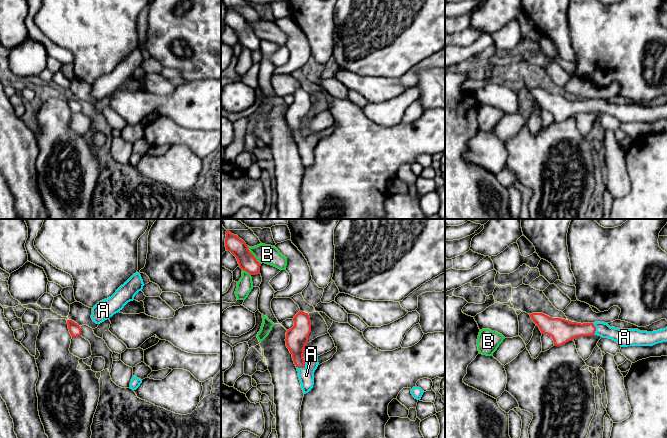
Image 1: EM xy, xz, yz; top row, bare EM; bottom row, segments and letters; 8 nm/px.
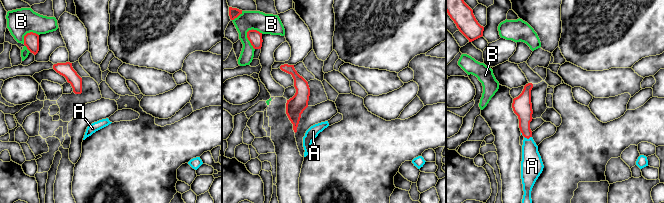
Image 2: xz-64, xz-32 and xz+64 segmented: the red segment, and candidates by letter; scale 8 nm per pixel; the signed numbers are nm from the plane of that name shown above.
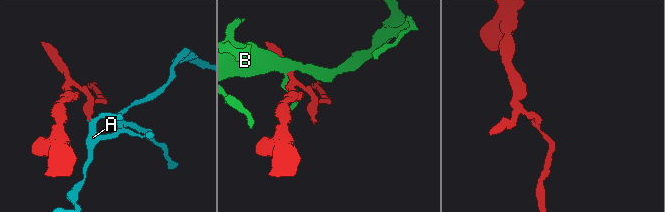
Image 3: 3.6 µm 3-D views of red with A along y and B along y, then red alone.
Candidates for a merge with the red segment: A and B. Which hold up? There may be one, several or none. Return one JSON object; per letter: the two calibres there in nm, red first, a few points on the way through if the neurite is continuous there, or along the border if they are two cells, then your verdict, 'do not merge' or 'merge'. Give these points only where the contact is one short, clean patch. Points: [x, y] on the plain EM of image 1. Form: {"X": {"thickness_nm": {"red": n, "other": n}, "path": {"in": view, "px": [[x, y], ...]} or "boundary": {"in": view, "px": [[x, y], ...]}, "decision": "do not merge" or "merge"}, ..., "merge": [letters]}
{"A": {"thickness_nm": {"red": 180, "other": 130}, "path": {"in": "xz", "px": [[296, 115], [297, 134], [302, 143], [306, 147], [306, 151]]}, "decision": "merge"}, "B": {"thickness_nm": {"red": 140, "other": 150}, "boundary": {"in": "xz", "px": [[247, 22], [248, 26], [261, 39]]}, "decision": "do not merge"}, "merge": ["A"]}

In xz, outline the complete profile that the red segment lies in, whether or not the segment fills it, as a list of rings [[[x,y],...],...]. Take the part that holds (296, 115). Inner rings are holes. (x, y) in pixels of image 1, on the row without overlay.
[[[299,87],[293,94],[294,102],[286,108],[286,122],[292,130],[294,140],[298,147],[303,169],[313,164],[314,148],[317,145],[318,132],[304,135],[303,130],[311,108],[311,97],[308,89]]]

